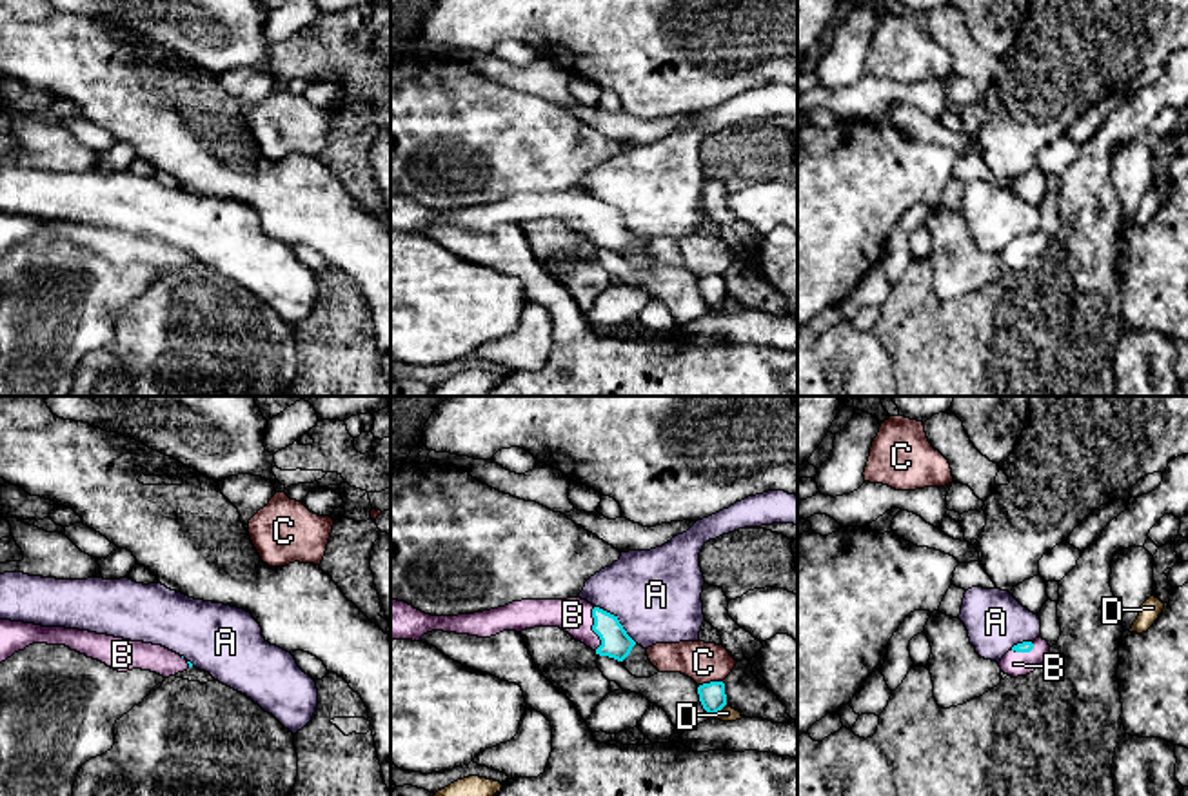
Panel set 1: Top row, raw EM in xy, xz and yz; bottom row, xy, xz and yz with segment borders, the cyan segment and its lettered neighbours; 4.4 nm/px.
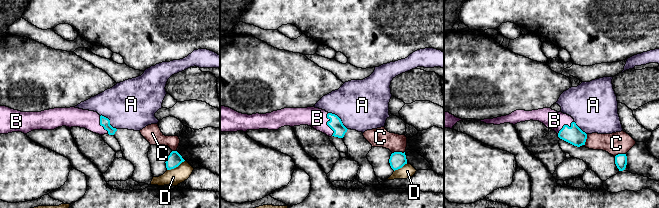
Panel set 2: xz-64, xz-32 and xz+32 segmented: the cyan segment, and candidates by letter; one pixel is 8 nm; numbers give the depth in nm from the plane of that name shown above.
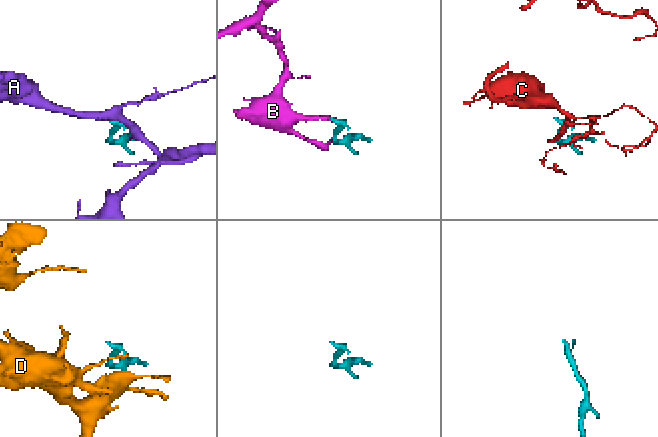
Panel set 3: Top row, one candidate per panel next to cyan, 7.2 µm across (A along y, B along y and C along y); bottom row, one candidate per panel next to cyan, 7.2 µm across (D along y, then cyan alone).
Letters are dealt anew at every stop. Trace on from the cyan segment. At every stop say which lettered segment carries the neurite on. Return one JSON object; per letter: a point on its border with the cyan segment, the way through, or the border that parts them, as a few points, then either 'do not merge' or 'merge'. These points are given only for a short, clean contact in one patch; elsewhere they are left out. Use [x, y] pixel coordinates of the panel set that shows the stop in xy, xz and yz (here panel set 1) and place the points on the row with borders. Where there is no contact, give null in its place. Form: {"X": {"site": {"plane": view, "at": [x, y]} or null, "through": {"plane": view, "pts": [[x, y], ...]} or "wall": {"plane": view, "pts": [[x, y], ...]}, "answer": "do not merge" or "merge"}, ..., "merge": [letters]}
{"A": {"site": {"plane": "xz", "at": [618, 620]}, "answer": "do not merge"}, "B": {"site": {"plane": "xz", "at": [593, 629]}, "through": {"plane": "xz", "pts": [[616, 644], [602, 631], [593, 629], [573, 615]]}, "answer": "merge"}, "C": {"site": {"plane": "xz", "at": [711, 682]}, "answer": "do not merge"}, "D": {"site": {"plane": "xz", "at": [718, 711]}, "answer": "do not merge"}, "merge": ["B"]}

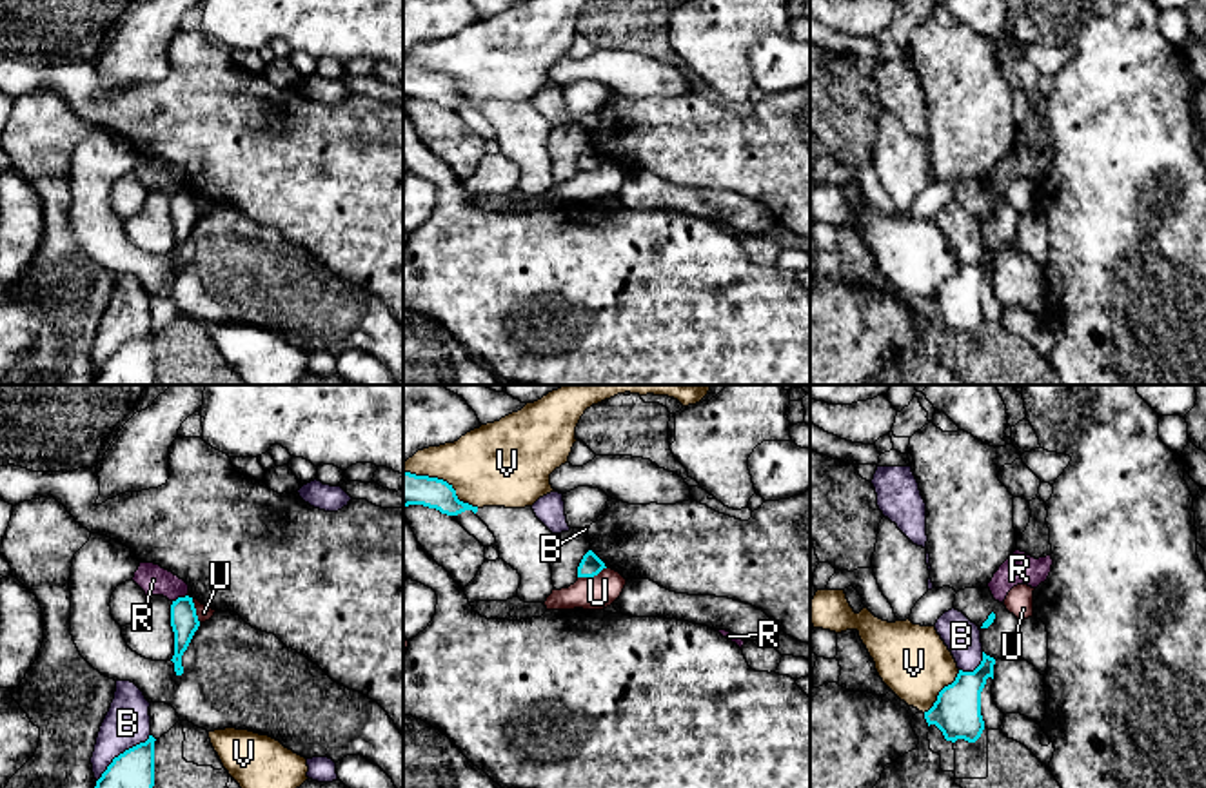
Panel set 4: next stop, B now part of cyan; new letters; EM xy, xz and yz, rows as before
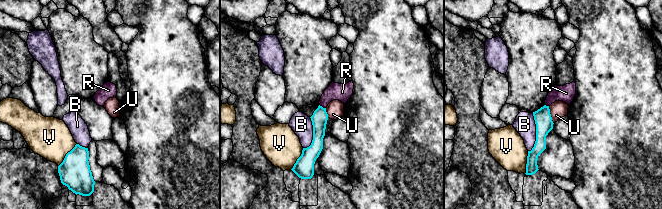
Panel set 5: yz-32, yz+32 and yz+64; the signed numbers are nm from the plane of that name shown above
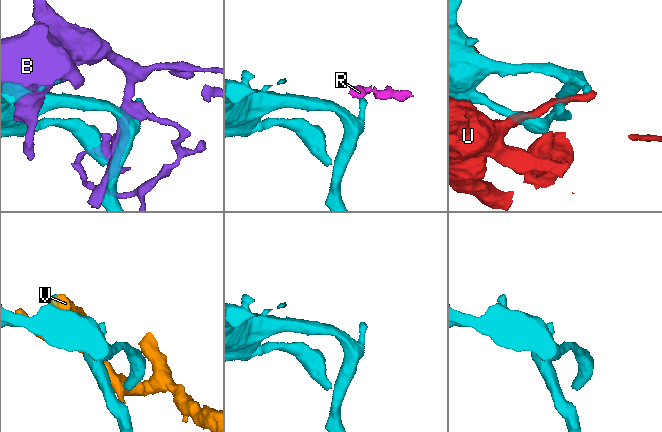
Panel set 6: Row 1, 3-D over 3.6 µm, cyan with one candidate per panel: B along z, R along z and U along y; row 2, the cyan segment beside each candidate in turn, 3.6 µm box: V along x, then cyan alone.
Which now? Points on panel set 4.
{"B": {"site": {"plane": "xy", "at": [120, 754]}, "answer": "do not merge"}, "R": {"site": {"plane": "xy", "at": [180, 598]}, "wall": {"plane": "xy", "pts": [[187, 594], [173, 601]]}, "answer": "do not merge"}, "U": {"site": {"plane": "xz", "at": [591, 576]}, "answer": "do not merge"}, "V": {"site": {"plane": "xz", "at": [442, 480]}, "answer": "do not merge"}, "merge": []}

